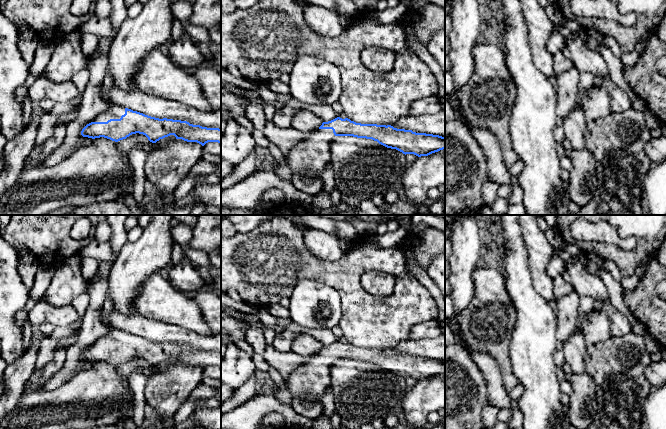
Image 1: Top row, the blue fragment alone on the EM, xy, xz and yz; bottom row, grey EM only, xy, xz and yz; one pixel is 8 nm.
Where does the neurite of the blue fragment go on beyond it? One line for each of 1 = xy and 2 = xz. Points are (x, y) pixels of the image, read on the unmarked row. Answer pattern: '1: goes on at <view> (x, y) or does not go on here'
1: goes on at xy (115, 335)
2: goes on at xz (307, 384)

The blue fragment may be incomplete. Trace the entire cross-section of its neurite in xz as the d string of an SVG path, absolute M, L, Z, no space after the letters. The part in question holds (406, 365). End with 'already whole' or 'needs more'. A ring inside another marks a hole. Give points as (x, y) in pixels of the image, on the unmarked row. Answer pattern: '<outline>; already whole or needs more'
M337 341L331 345L323 346L313 357L304 358L303 363L286 381L286 387L291 394L291 407L300 415L311 420L323 415L322 396L330 385L330 369L336 360L353 360L377 365L379 368L396 373L403 378L414 378L418 381L428 380L445 373L445 361L426 357L416 357L412 354L397 353L391 349L361 348L348 342Z; needs more

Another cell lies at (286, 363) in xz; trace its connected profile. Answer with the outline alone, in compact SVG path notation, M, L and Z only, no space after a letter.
M267 344L264 358L270 366L280 372L284 381L288 380L290 375L301 366L304 360L301 355L293 351L279 352L272 344Z

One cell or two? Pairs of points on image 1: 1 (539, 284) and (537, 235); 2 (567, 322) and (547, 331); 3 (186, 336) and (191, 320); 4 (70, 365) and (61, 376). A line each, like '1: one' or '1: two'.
1: one
2: two
3: two
4: one

